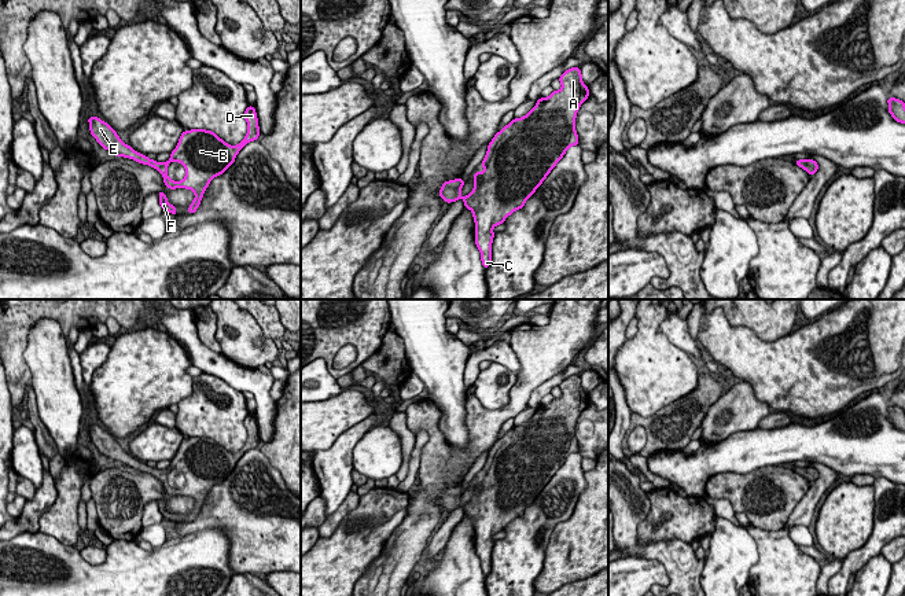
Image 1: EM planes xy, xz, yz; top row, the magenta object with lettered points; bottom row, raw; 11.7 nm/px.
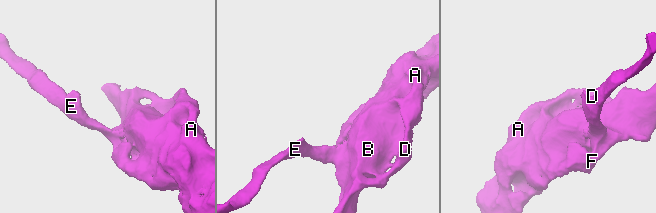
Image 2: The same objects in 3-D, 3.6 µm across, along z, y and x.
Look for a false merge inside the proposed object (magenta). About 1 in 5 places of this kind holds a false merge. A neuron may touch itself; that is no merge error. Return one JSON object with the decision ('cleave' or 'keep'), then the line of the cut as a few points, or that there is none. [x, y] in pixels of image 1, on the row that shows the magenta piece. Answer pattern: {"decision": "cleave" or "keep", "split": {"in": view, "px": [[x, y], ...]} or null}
{"decision": "keep", "split": null}

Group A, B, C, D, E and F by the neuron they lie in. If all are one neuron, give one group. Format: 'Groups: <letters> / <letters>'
Groups: A B C D E F

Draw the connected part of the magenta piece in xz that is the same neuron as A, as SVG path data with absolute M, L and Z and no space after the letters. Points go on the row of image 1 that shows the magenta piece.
M580 67L566 70L559 81L562 84L559 91L540 98L526 115L514 118L494 135L481 162L481 168L485 170L474 173L474 188L468 195L461 196L463 179L445 181L438 192L446 203L461 199L464 207L472 211L475 244L485 269L492 262L492 243L496 233L492 229L503 224L514 211L522 209L566 151L580 143L575 118L581 104L589 98L589 88L582 82Z

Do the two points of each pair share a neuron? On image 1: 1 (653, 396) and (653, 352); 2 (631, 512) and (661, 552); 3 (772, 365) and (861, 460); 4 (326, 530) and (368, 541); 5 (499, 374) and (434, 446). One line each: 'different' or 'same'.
1: same
2: same
3: different
4: different
5: different

